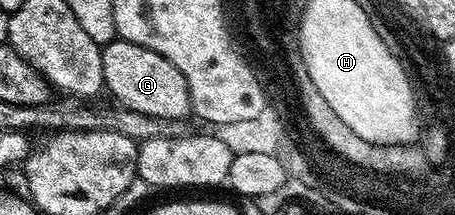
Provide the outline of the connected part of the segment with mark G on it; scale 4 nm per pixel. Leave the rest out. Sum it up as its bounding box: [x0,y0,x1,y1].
[101,38,192,120]

